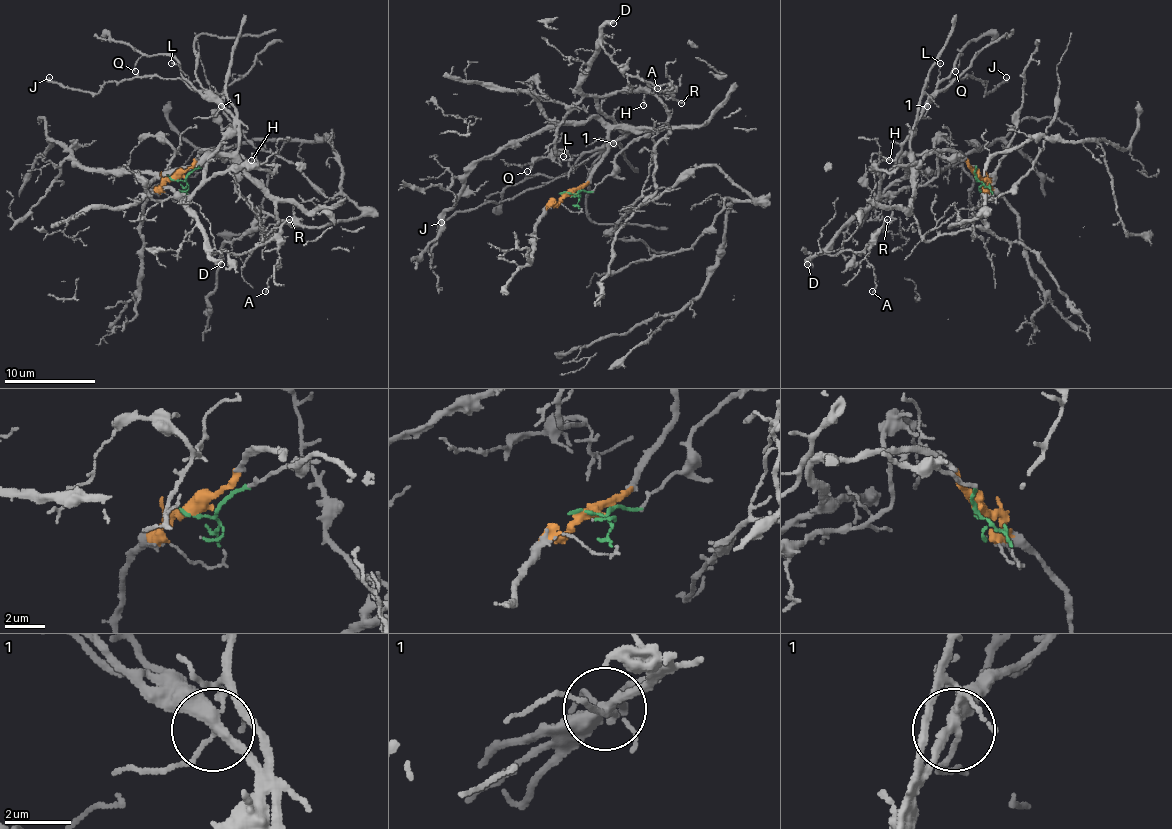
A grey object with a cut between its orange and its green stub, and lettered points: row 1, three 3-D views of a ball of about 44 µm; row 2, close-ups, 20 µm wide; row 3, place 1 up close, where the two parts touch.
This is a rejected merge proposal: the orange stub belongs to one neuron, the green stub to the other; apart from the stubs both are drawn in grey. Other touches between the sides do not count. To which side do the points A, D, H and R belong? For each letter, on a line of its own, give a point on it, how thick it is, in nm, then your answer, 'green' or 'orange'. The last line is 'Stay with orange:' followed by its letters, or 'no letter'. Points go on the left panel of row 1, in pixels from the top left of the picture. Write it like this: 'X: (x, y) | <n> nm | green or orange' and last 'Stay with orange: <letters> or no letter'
A: (265, 291) | 110 nm | green
D: (221, 264) | 400 nm | green
H: (251, 160) | 130 nm | green
R: (289, 219) | 140 nm | green
Stay with orange: no letter

